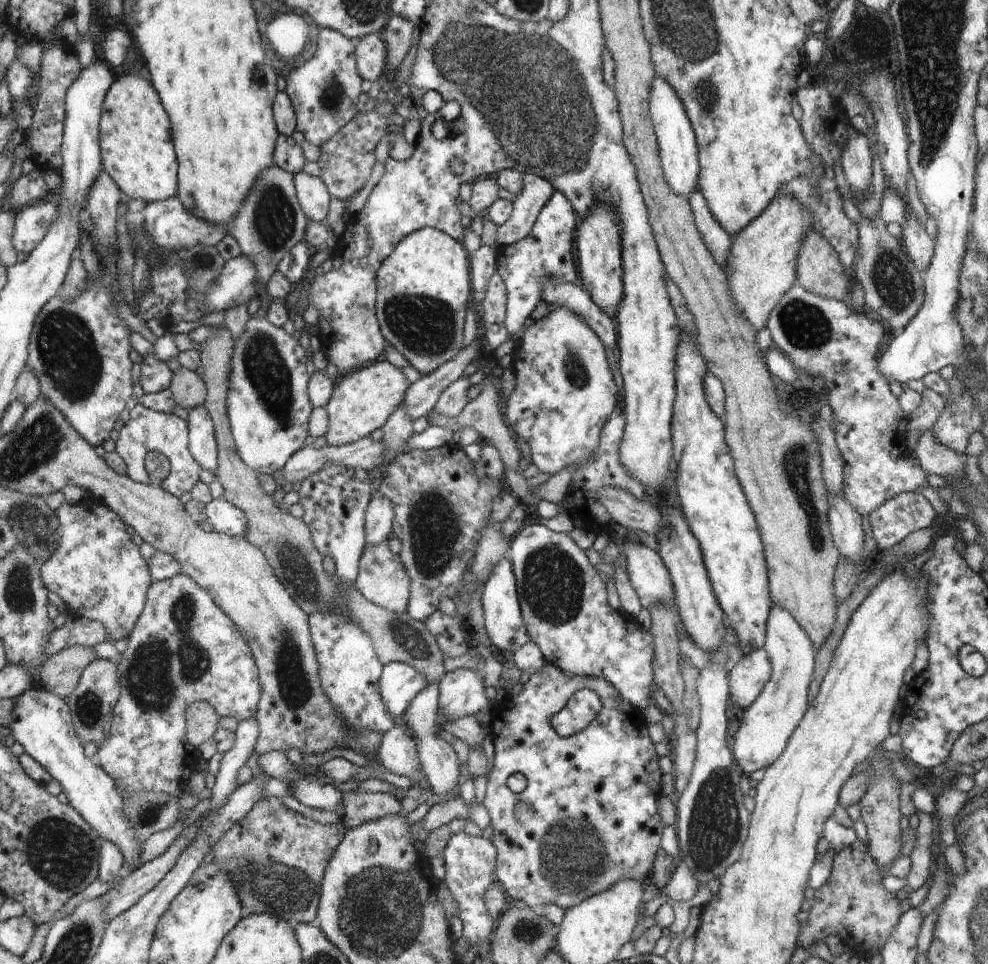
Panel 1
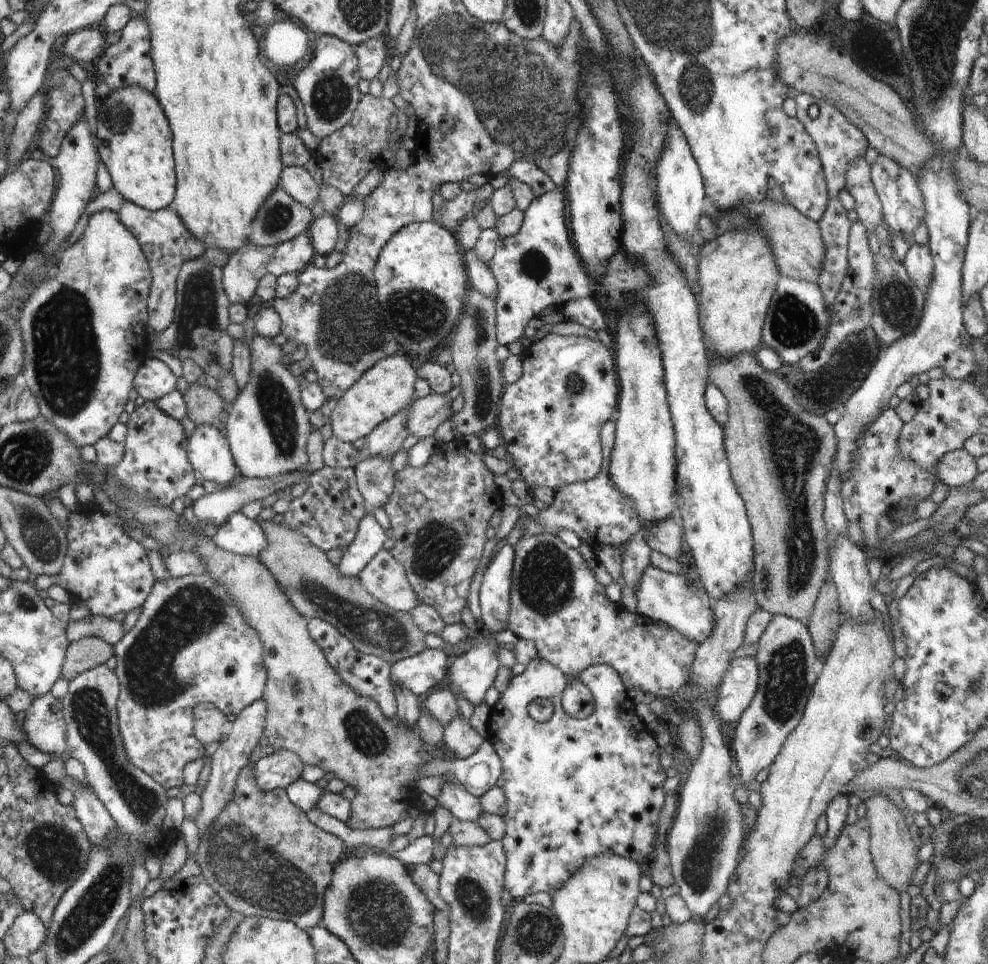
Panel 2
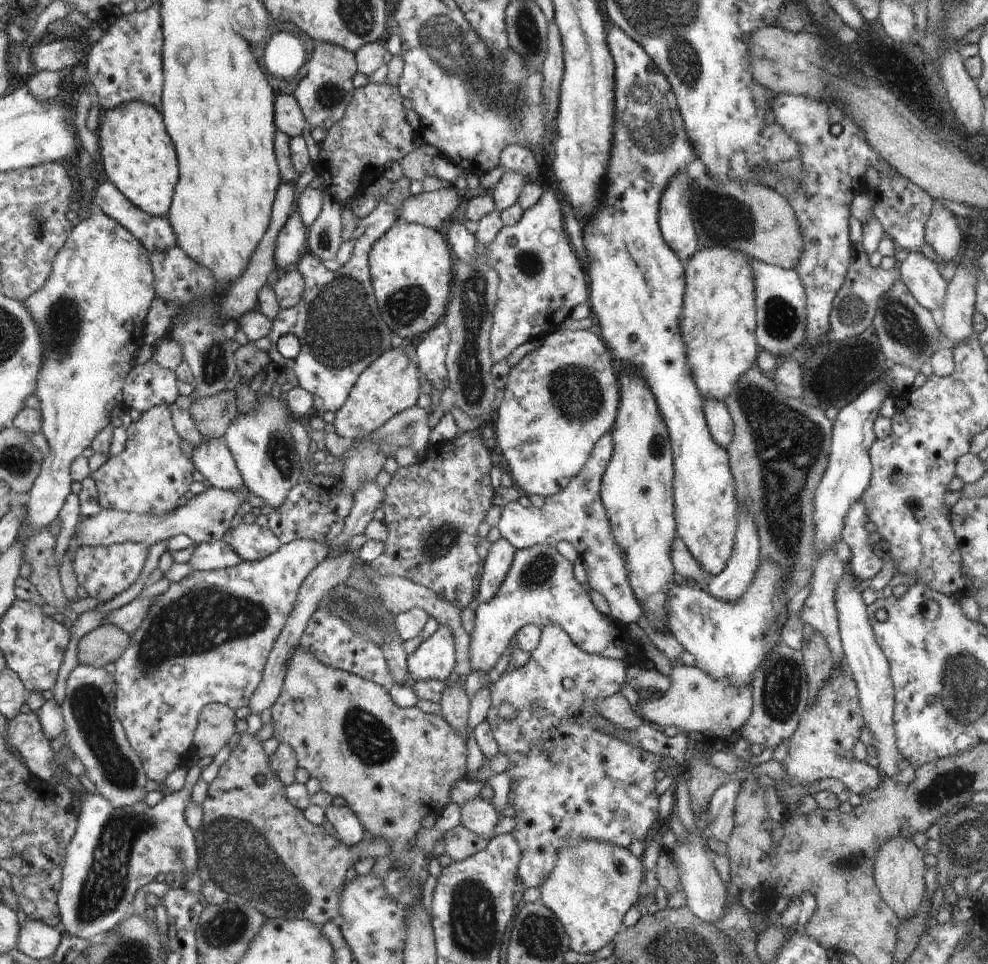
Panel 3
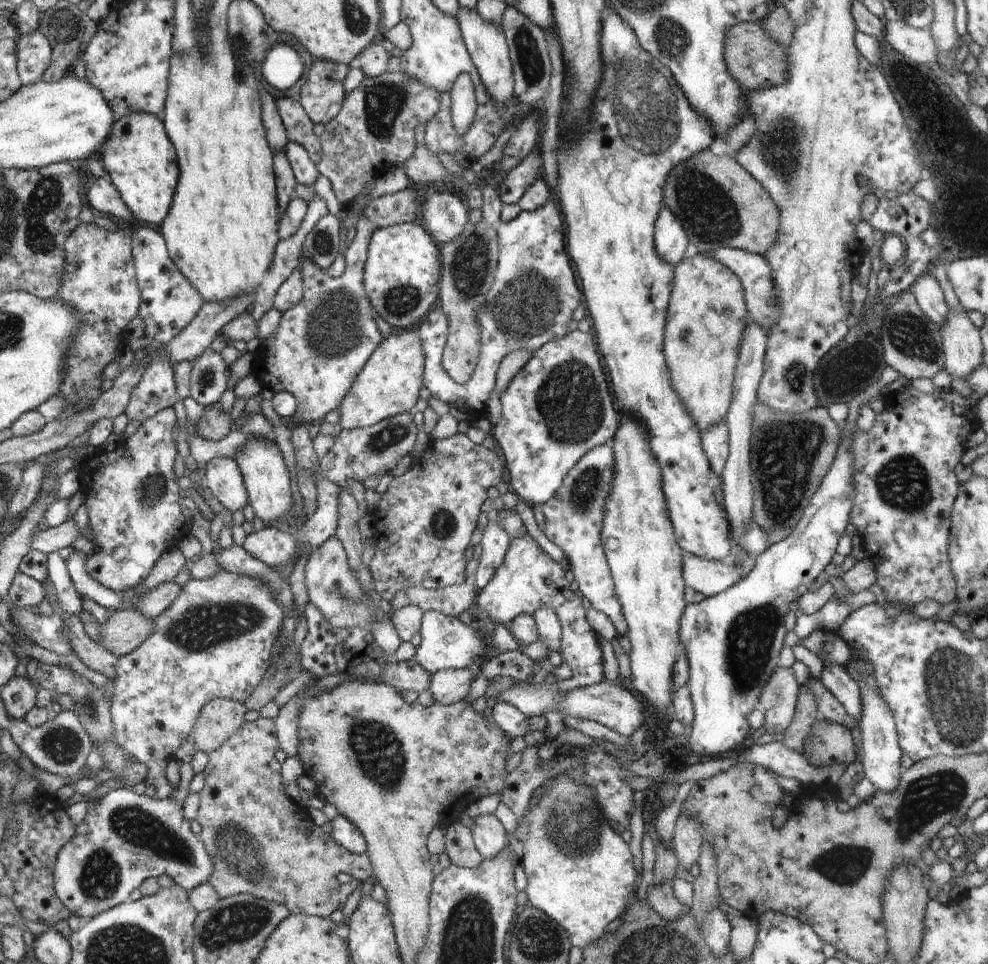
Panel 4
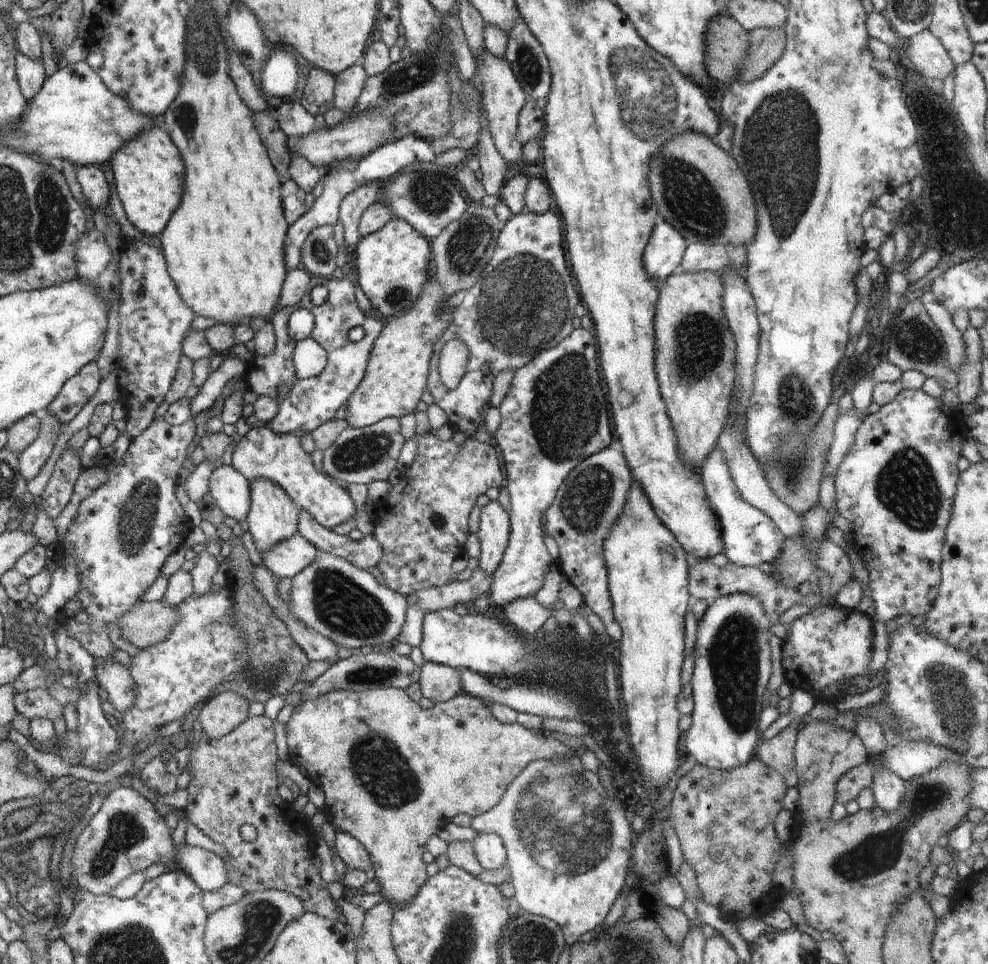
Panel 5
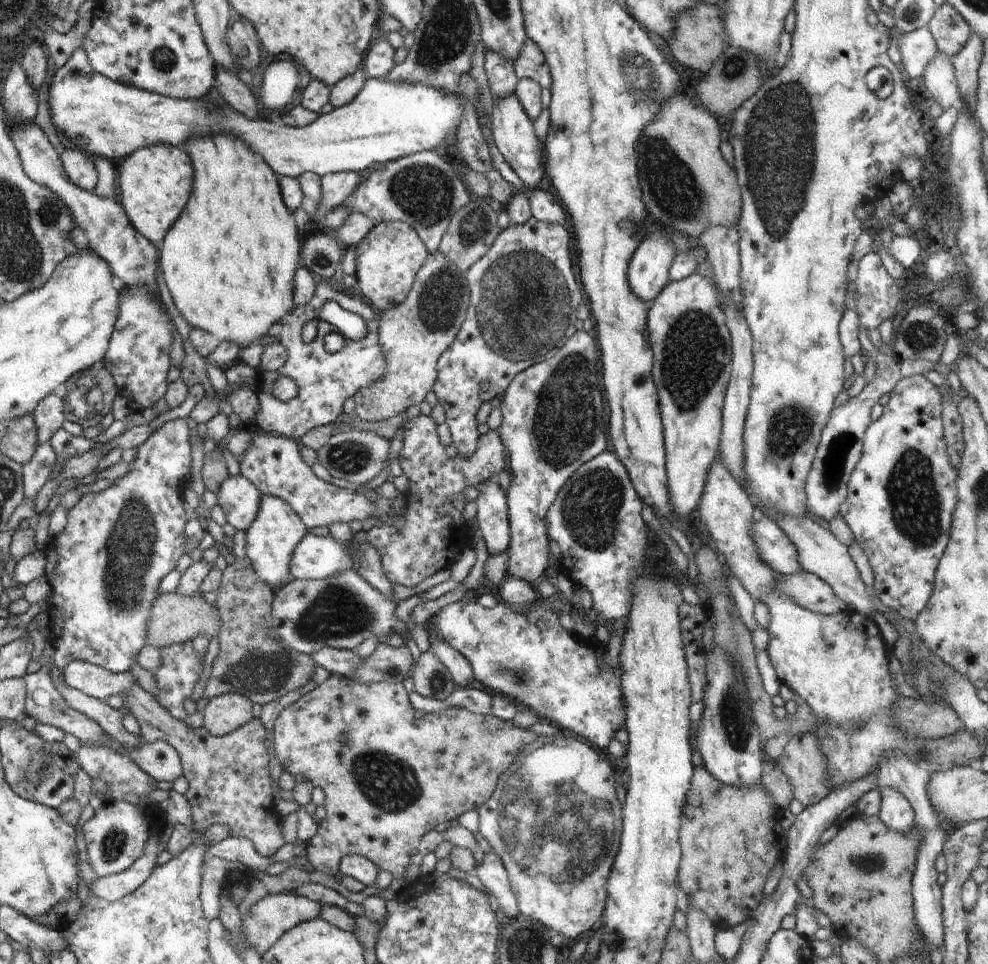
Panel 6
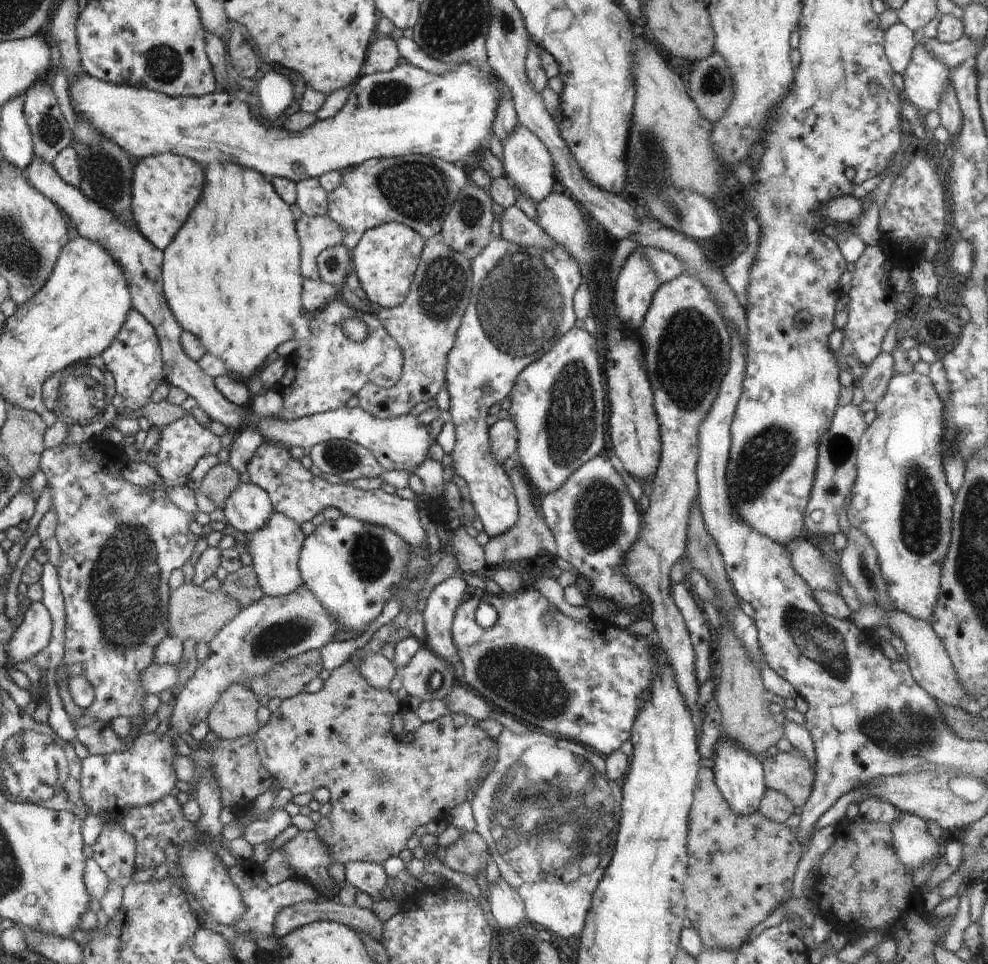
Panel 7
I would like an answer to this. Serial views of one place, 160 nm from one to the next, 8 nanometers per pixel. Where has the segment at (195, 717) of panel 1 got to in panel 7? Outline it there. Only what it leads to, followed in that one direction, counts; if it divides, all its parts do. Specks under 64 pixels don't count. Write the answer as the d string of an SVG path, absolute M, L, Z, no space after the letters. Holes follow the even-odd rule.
M234 684L226 688L208 714L208 727L220 739L238 739L255 735L260 729L257 712L259 697L246 686Z

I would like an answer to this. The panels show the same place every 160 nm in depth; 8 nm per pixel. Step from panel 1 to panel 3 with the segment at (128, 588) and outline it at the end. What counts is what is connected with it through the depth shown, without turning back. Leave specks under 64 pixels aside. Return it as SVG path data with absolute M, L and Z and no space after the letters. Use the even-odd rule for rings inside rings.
M126 541L114 543L108 546L80 546L73 558L73 568L76 580L88 593L88 596L96 598L100 603L112 600L118 594L126 592L142 574L149 548L140 543Z

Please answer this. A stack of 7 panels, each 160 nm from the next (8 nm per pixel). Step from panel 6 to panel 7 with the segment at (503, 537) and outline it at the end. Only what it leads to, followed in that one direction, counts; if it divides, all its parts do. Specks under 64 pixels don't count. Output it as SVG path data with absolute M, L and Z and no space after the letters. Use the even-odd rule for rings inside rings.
M493 238L484 251L471 261L473 284L467 310L457 331L454 347L448 354L445 383L450 395L450 417L455 427L456 442L451 453L455 474L468 484L468 493L476 518L482 522L484 531L492 536L500 536L514 527L518 519L518 506L515 493L507 473L498 464L490 450L490 426L486 422L491 406L504 403L512 393L518 376L532 362L544 356L552 346L575 328L577 320L574 313L574 294L582 284L582 275L578 264L568 250L560 244L552 243L550 248L524 248L512 244L504 238Z

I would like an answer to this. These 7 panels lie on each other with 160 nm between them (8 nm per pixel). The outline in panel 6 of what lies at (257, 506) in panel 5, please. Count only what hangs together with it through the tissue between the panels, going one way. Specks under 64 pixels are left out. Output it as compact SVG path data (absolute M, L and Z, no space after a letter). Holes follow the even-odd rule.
M262 495L259 503L256 518L246 530L246 557L264 582L272 588L280 584L284 586L288 579L292 580L289 576L289 560L293 556L293 548L296 548L309 530L284 500L272 495Z

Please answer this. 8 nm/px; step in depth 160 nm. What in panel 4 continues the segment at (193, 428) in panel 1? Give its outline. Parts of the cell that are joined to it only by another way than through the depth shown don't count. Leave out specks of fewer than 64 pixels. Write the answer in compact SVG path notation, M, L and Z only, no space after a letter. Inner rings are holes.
M216 458L202 467L206 471L204 487L210 488L213 496L224 508L234 513L248 505L249 499L242 474L232 458Z

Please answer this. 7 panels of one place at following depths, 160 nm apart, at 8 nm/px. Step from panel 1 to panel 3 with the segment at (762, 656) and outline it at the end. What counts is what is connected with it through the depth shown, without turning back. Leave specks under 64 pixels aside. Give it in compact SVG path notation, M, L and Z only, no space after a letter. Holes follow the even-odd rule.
M675 661L672 665L670 688L661 699L640 700L640 705L632 709L651 726L666 731L714 732L722 734L724 730L738 731L753 709L753 690L751 683L733 687L726 679L713 679L703 673L696 665L687 666Z

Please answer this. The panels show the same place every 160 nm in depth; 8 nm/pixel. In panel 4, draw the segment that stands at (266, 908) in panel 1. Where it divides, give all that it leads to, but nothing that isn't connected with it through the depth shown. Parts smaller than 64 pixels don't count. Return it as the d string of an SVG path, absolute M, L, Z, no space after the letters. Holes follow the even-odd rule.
M258 718L242 727L218 748L208 754L208 764L202 772L204 788L199 793L200 808L196 822L202 827L198 836L214 862L209 886L224 899L248 894L284 904L291 914L329 918L341 910L355 888L372 877L373 868L368 854L350 854L332 839L331 834L314 823L305 807L295 804L286 794L281 775L282 765L276 759L279 748L277 729L272 719ZM338 874L349 874L354 881L340 884Z

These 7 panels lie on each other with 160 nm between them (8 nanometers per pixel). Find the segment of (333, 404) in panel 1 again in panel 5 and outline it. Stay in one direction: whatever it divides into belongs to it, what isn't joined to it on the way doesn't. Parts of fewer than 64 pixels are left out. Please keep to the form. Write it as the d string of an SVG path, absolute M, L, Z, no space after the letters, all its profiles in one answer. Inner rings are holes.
M431 271L419 299L402 316L388 319L375 340L364 378L349 396L346 405L350 427L361 429L382 419L399 418L415 412L416 404L426 390L429 360L435 342L440 339L455 310L456 302L447 297Z

